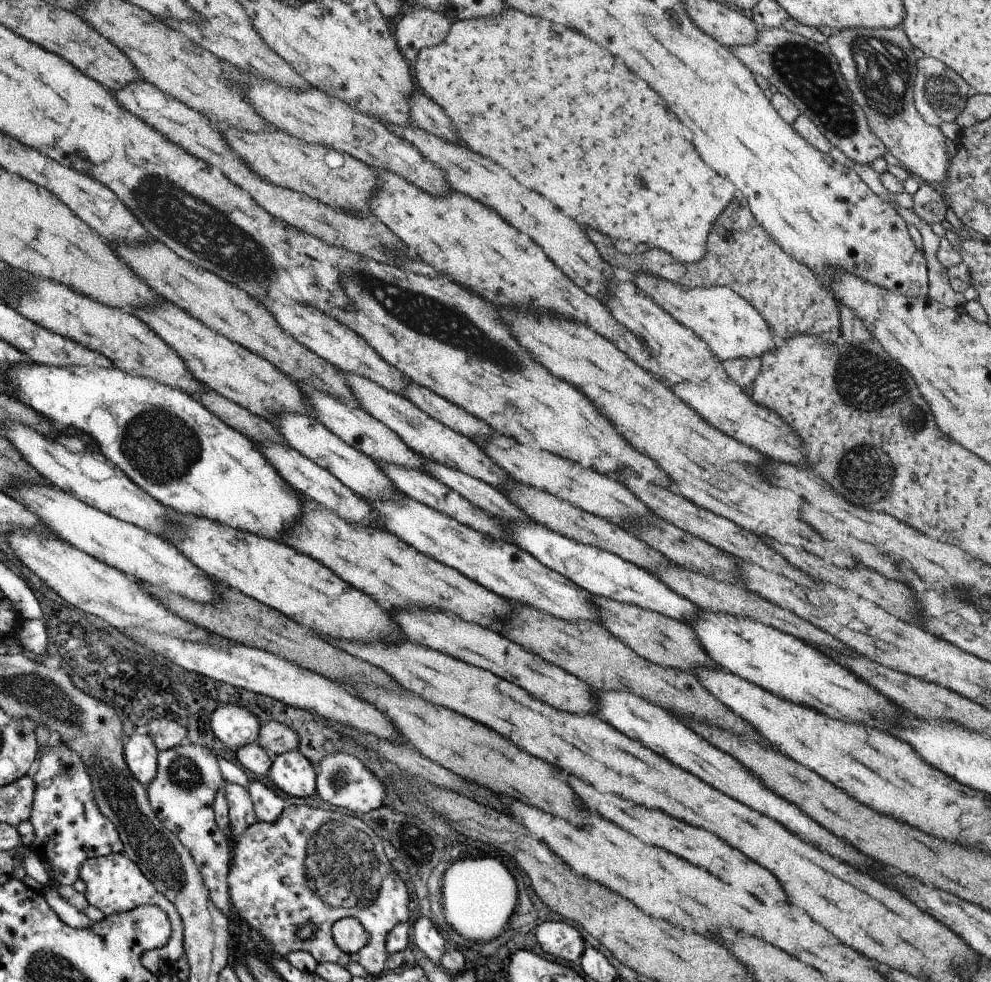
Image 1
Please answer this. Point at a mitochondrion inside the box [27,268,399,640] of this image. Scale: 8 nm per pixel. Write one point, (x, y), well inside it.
(163, 448)

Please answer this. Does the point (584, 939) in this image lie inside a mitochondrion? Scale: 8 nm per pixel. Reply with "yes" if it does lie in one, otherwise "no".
no

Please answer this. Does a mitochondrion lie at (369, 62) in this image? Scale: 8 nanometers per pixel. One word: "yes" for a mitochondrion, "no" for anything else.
no

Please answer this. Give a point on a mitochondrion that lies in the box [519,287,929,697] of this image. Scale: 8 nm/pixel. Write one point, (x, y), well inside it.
(877, 462)

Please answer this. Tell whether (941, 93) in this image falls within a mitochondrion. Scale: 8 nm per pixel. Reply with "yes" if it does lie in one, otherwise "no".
yes

